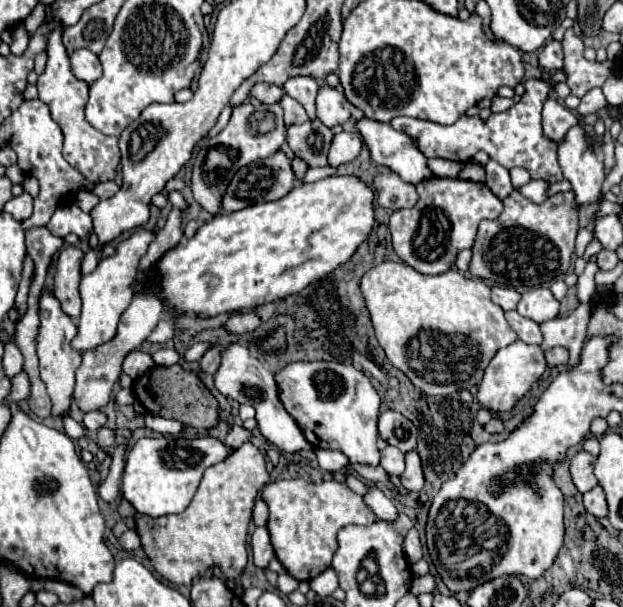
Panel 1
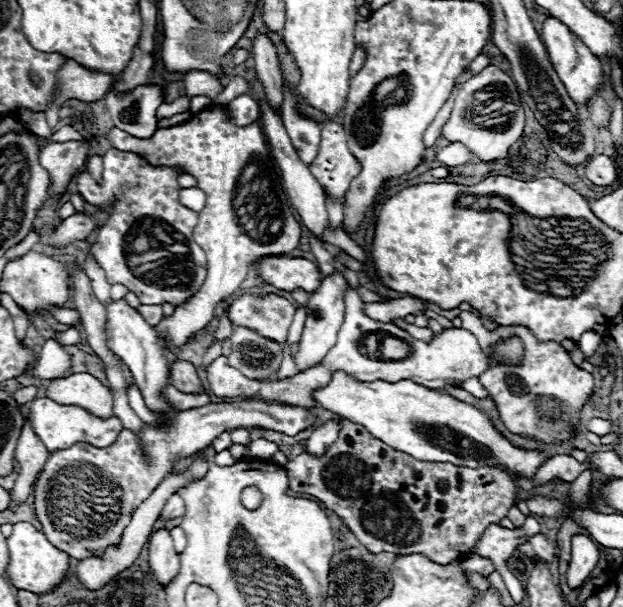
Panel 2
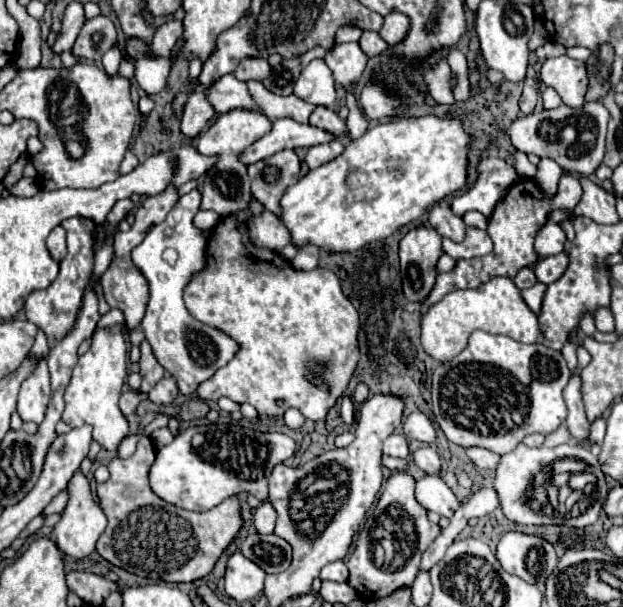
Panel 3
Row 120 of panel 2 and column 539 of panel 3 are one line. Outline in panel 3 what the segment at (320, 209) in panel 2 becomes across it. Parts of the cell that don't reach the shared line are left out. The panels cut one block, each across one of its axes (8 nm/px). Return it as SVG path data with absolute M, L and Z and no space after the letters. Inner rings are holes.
M560 252L560 254L554 254L554 256L546 256L546 258L540 258L536 262L536 268L534 268L534 274L538 278L538 282L542 284L552 284L556 282L564 270L568 266L568 254Z

